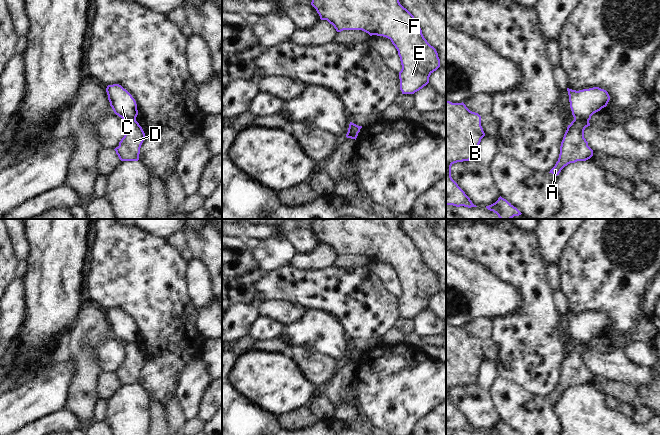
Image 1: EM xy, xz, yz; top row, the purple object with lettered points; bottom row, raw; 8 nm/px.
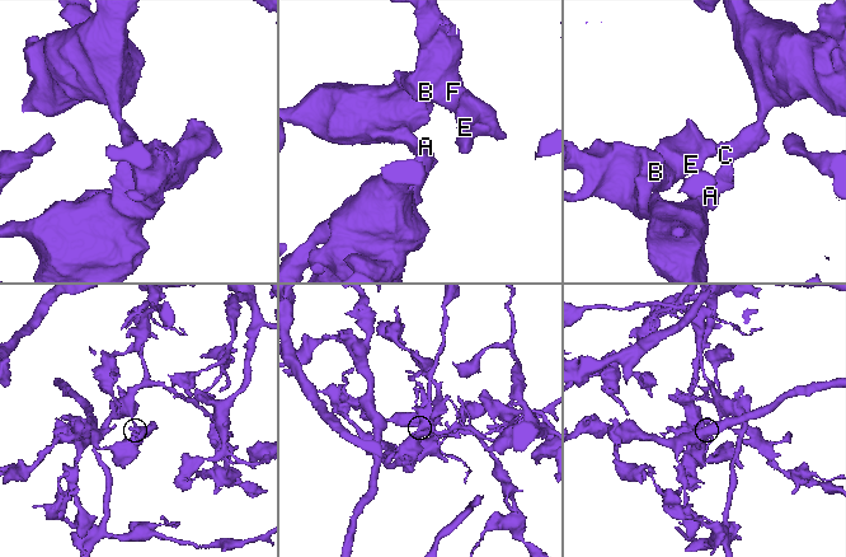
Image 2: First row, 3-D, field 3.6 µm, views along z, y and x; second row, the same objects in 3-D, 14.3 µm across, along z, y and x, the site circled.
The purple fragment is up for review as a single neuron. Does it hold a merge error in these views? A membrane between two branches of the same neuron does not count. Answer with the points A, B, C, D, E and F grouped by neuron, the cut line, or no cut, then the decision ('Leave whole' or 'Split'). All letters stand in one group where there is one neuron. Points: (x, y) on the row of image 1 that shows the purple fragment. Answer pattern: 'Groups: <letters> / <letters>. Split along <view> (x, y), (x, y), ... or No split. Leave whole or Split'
Groups: A B D E F / C. Split along yz (574, 118), (588, 121). Split.

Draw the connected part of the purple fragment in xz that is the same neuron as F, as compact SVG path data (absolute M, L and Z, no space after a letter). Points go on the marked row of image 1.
M312 0L321 20L327 20L337 32L362 30L370 36L383 36L391 40L398 51L402 69L399 72L402 94L414 94L429 83L430 75L440 67L436 49L422 34L414 16L399 0Z

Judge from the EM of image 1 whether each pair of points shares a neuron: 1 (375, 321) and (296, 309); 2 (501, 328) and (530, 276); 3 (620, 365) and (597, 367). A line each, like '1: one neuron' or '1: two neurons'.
1: two neurons
2: one neuron
3: one neuron

